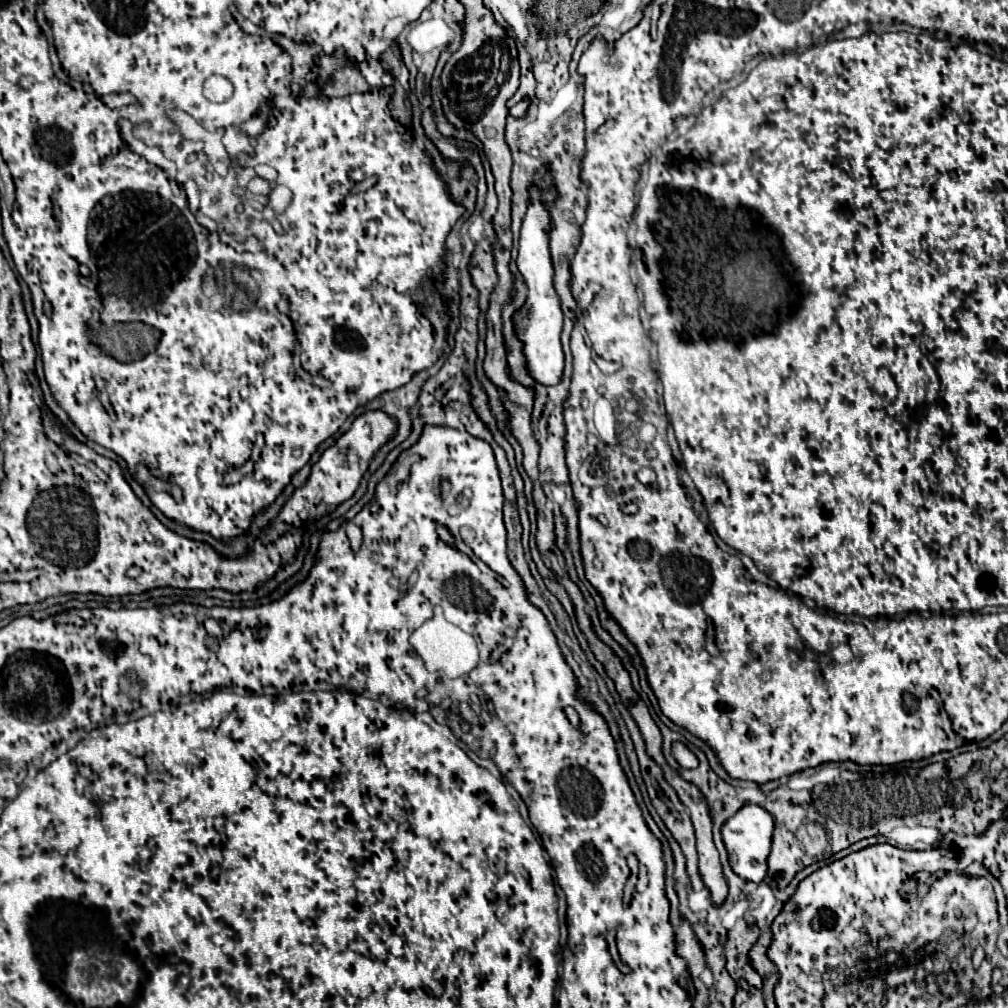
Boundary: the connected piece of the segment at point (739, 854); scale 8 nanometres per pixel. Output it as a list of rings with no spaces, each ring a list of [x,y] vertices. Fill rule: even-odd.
[[[756,804],[742,806],[724,826],[722,826],[722,838],[730,856],[732,870],[750,882],[762,882],[768,872],[768,850],[772,848],[772,832],[774,832],[774,818]]]

